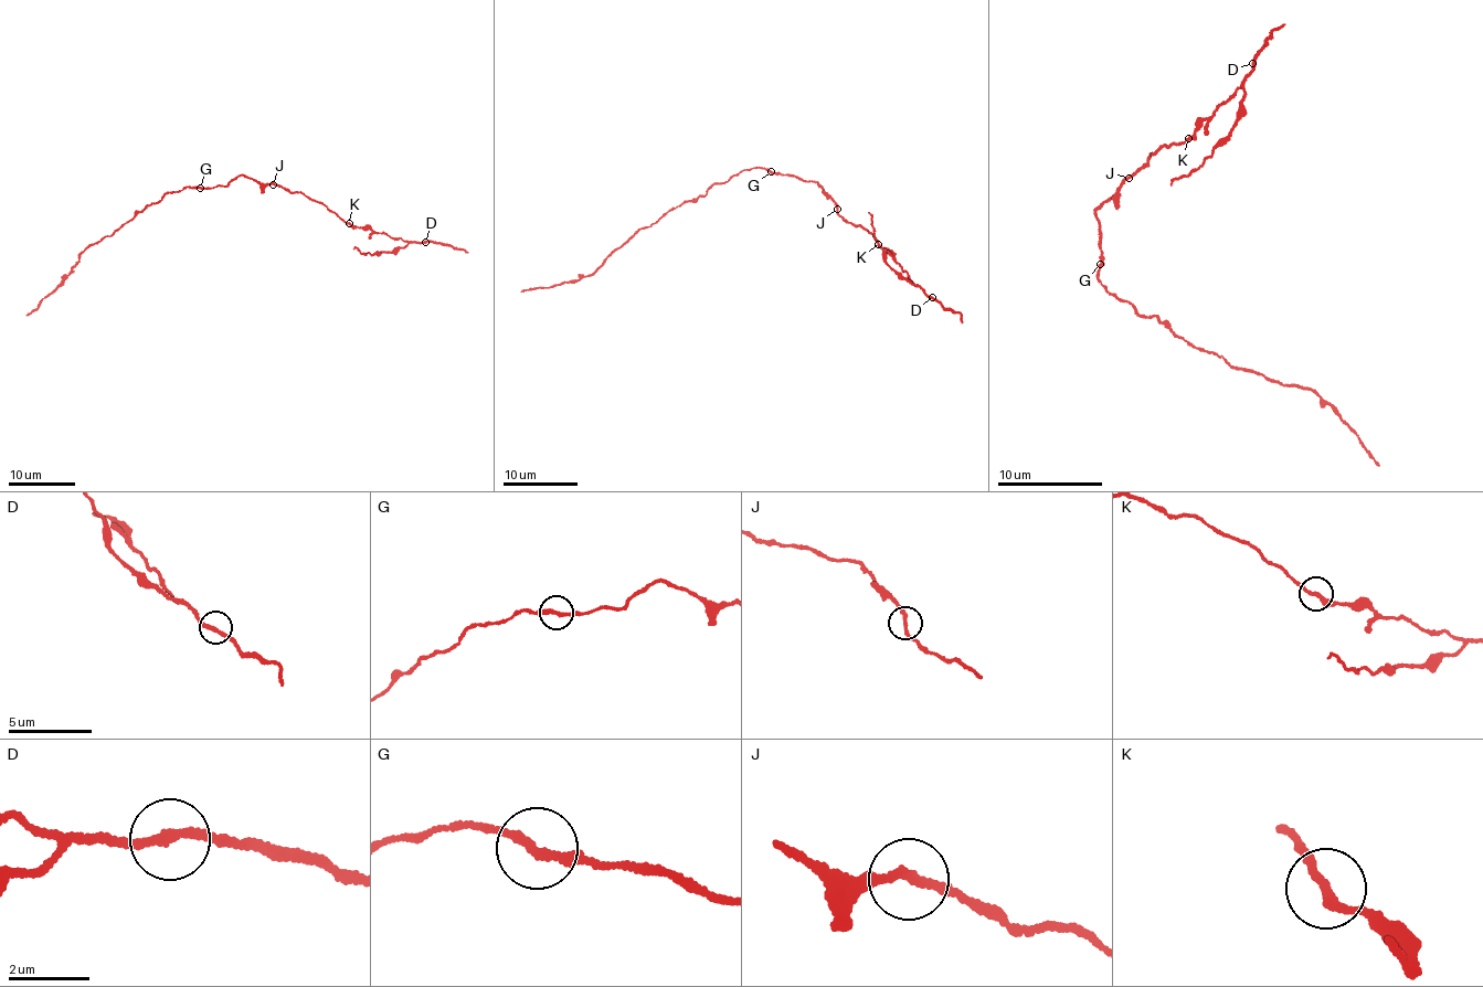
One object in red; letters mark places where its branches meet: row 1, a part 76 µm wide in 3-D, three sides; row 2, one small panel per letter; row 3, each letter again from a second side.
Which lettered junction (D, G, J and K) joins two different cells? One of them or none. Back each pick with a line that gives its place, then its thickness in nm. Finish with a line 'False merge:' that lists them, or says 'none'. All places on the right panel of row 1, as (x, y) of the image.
False merge: none

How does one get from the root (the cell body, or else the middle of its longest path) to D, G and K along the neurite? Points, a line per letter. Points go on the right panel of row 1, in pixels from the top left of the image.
D: (1098, 230), (1093, 215), (1102, 202), (1114, 198), (1151, 155), (1186, 142), (1211, 119), (1249, 76), (1252, 63)
G: (1098, 230), (1103, 259), (1100, 265)
K: (1098, 230), (1097, 209), (1114, 198), (1151, 155), (1188, 138)

